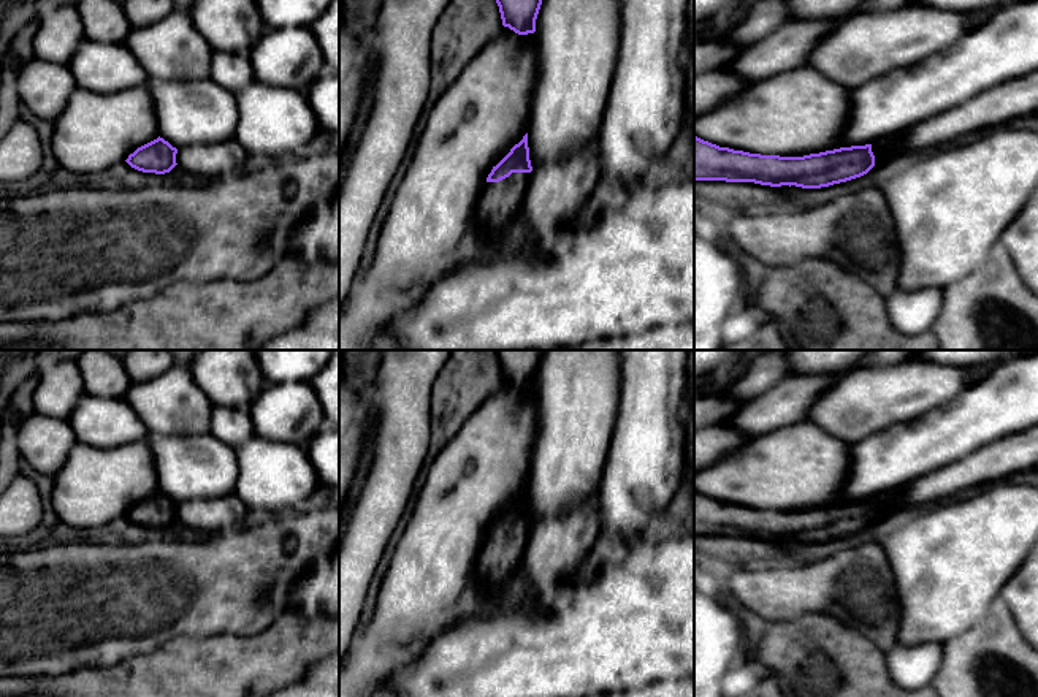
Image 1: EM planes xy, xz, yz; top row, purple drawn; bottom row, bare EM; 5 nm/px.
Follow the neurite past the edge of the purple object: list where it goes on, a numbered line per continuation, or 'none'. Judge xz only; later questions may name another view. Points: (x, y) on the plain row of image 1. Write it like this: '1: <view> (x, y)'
1: xz (498, 556)

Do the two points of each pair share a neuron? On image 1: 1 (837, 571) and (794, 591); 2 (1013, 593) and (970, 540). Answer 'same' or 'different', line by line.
1: same
2: different

